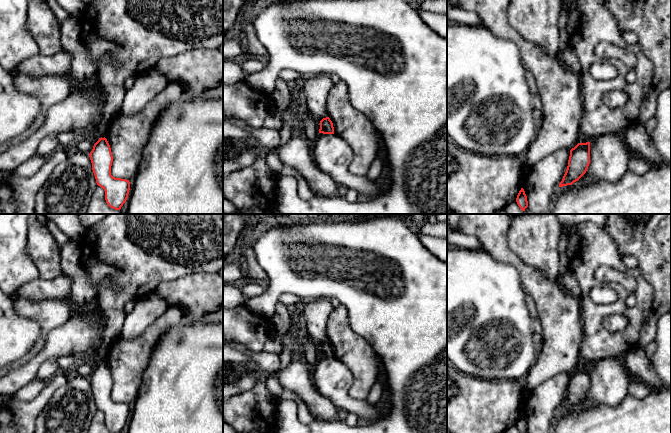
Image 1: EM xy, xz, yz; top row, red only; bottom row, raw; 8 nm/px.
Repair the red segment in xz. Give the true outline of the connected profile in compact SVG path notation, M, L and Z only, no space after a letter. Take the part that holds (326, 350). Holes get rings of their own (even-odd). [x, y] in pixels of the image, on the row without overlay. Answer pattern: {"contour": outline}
{"contour": "M329 341L323 342L320 345L319 357L323 357L323 358L334 358L333 347L332 347L332 345L330 344Z"}

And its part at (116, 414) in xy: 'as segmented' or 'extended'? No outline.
as segmented

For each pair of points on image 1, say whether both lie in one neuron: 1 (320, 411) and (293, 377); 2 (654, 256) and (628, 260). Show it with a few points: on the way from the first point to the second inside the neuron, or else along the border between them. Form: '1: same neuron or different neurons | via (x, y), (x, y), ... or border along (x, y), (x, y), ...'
1: same neuron | via (317, 403), (301, 385)
2: different neurons | border along (621, 256), (633, 255), (637, 260), (638, 266)

